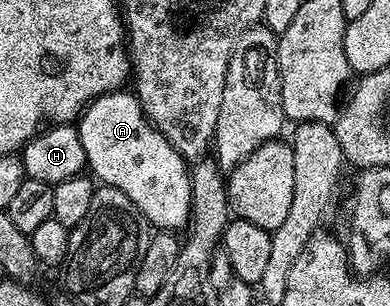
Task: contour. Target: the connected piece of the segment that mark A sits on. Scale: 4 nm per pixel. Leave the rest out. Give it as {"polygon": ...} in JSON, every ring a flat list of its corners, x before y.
{"polygon":[[133,92,106,93,96,98,83,109,82,116,76,122,76,128,80,135,80,143,84,145,89,172,101,184,111,185,124,191,124,195,128,195,128,199,132,199,134,206,142,212,143,222,150,224,151,221,155,225,153,228,158,231,182,231,189,226,192,183,187,158,178,154,162,134,150,124,150,120,146,118,146,112,140,107,138,98]]}

